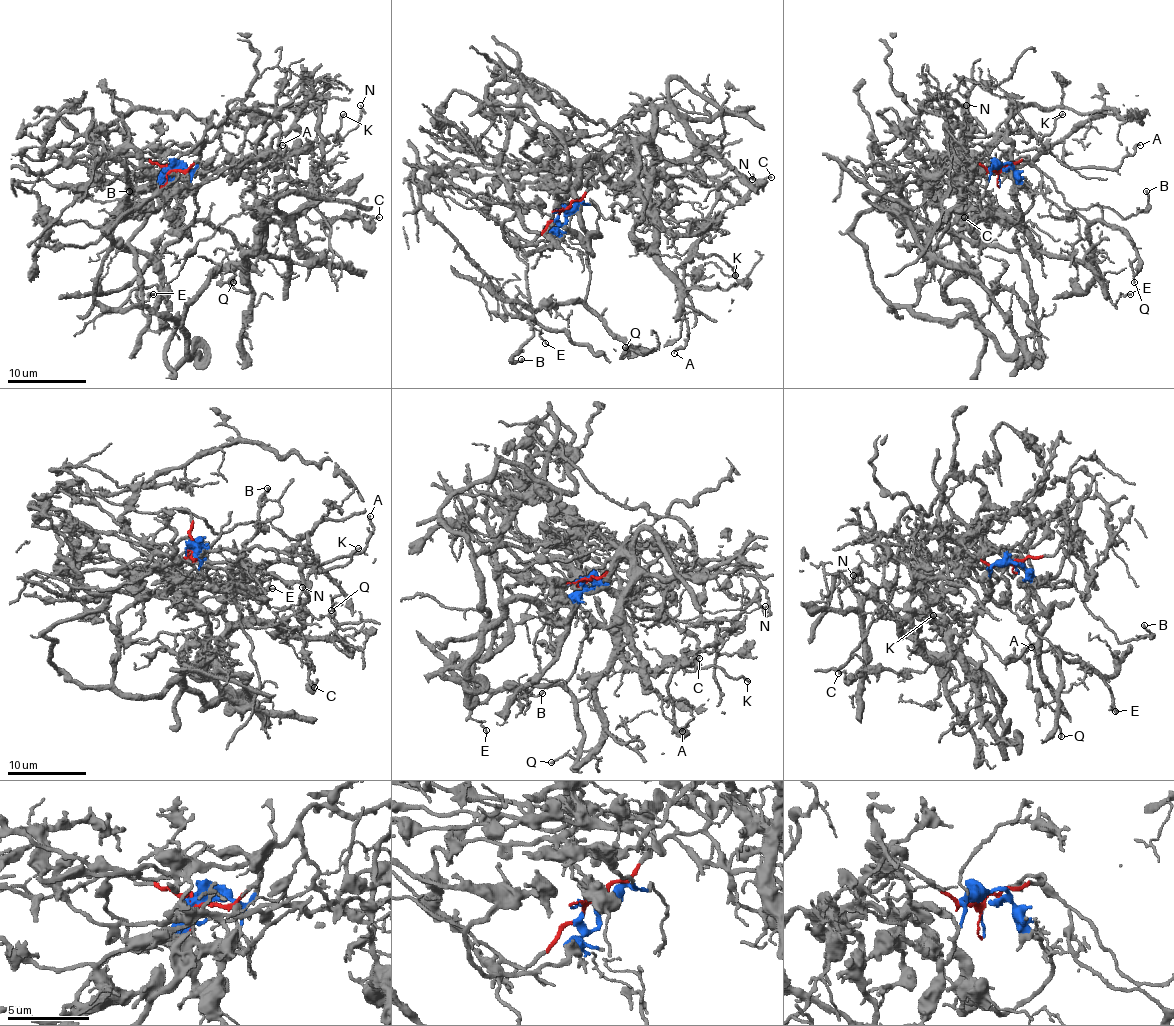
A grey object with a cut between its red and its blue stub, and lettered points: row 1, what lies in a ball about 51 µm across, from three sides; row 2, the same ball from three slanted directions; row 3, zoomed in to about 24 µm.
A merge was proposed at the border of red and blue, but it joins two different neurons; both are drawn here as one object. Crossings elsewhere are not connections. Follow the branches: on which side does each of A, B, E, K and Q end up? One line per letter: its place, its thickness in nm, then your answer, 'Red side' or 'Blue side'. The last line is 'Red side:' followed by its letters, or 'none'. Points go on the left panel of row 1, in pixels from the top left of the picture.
A: Place: (282, 145). Thickness 180 nm. Red side
B: Place: (129, 191). Thickness 140 nm. Red side
E: Place: (153, 294). Thickness 110 nm. Blue side
K: Place: (343, 114). Thickness 180 nm. Red side
Q: Place: (233, 282). Thickness 150 nm. Blue side
Red side: A, B, K

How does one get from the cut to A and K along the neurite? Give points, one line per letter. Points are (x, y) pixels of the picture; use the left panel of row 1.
A: (169, 169), (197, 161), (195, 175), (235, 173), (249, 155), (308, 151), (284, 157), (294, 169), (282, 145)
K: (169, 169), (185, 171), (197, 161), (193, 175), (235, 173), (249, 155), (308, 151), (340, 127), (344, 114)

